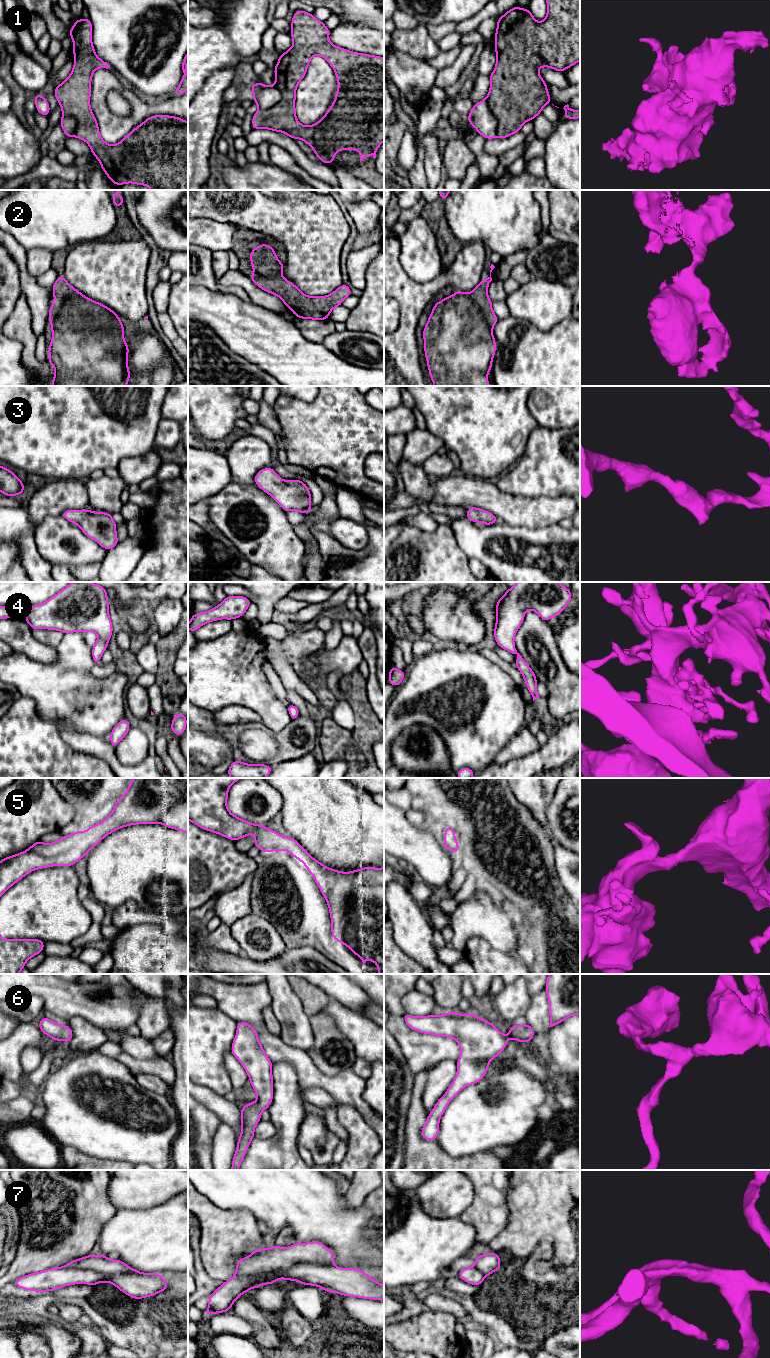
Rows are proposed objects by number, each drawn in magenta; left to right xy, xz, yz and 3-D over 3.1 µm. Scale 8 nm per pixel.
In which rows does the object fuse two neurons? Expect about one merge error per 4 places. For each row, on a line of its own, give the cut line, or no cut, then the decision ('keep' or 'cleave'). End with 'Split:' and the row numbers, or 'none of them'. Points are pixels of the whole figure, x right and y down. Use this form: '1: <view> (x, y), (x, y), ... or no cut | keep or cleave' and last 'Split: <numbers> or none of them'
1: yz (485, 99), (488, 108), (497, 121), (496, 136) | cleave
2: no cut | keep
3: no cut | keep
4: yz (515, 648), (514, 653) | cleave
5: no cut | keep
6: no cut | keep
7: no cut | keep
Split: 1, 4

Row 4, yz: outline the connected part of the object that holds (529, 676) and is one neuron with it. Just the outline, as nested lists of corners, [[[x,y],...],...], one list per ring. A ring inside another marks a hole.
[[[516,648],[514,653],[517,655],[516,662],[514,663],[515,666],[519,669],[521,672],[526,687],[531,693],[533,697],[533,701],[539,698],[539,695],[537,693],[537,679],[535,673],[532,671],[532,669],[529,667],[529,665],[525,662],[525,660],[522,658],[522,656],[517,652]]]

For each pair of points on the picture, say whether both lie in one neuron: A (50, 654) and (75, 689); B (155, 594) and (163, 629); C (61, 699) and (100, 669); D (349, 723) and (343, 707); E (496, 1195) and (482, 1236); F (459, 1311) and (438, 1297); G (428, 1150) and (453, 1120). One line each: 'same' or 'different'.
A: different
B: different
C: different
D: same
E: same
F: same
G: different

